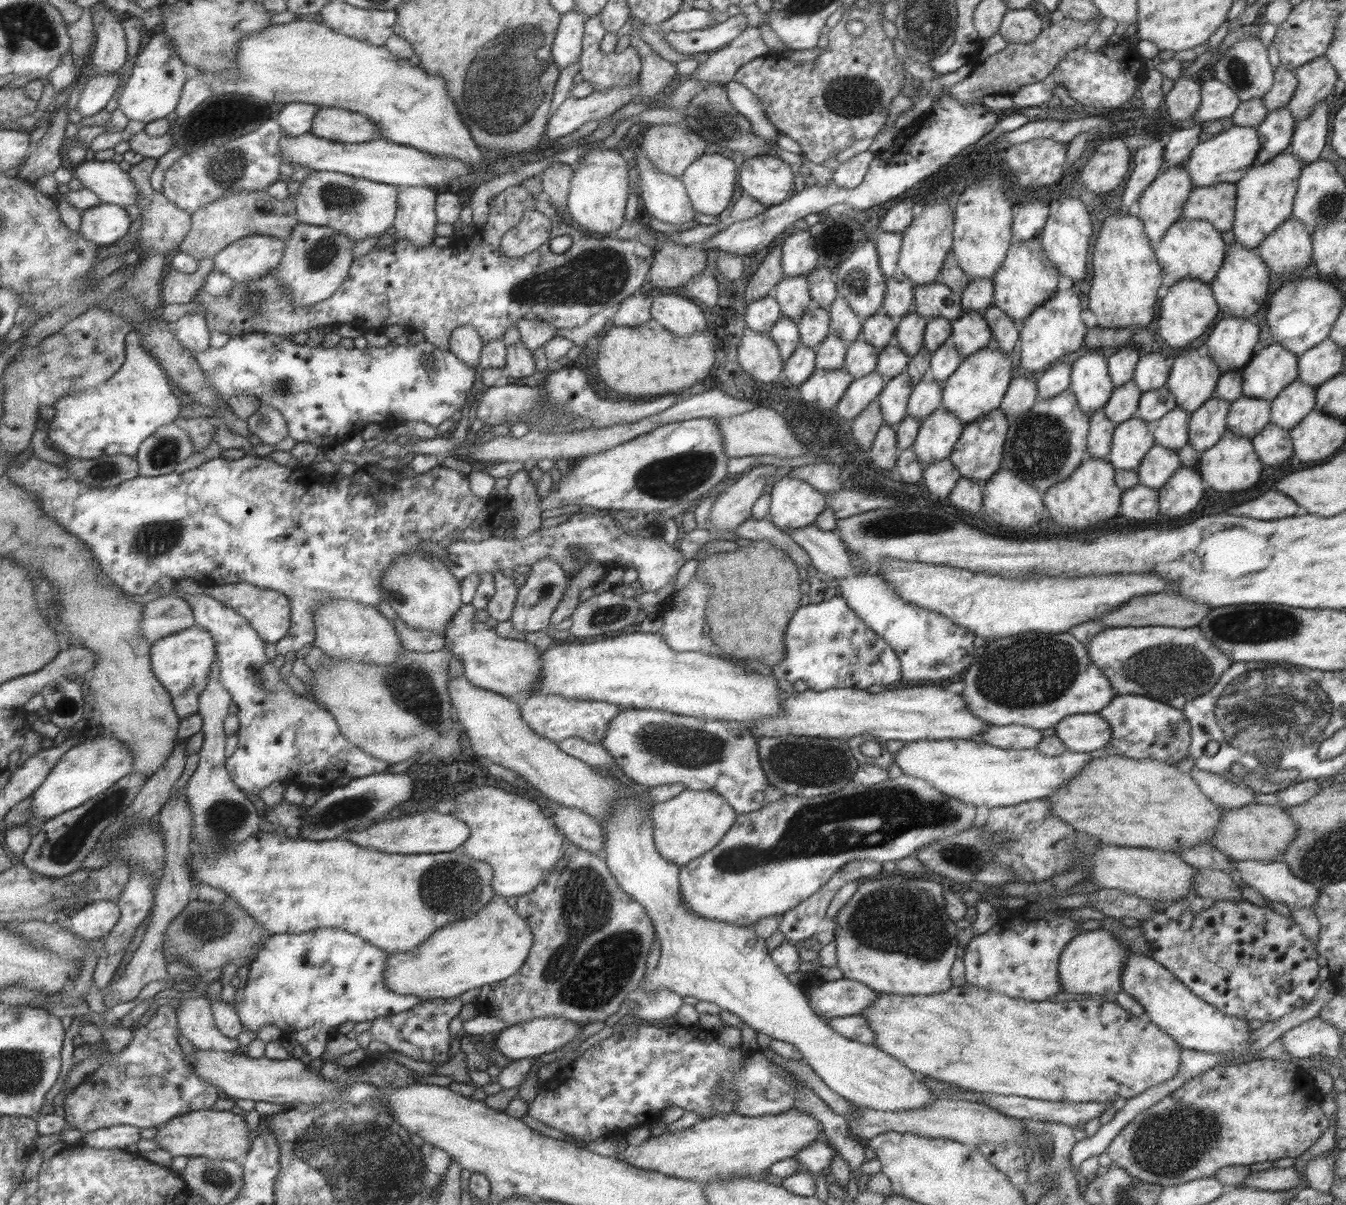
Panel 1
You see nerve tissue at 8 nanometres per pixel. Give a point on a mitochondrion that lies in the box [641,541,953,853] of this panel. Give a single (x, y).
(810, 766)

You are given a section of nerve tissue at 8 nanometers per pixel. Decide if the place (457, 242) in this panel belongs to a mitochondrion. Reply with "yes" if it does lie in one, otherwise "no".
no

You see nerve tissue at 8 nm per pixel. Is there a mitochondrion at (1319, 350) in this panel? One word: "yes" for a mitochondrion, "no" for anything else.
no

